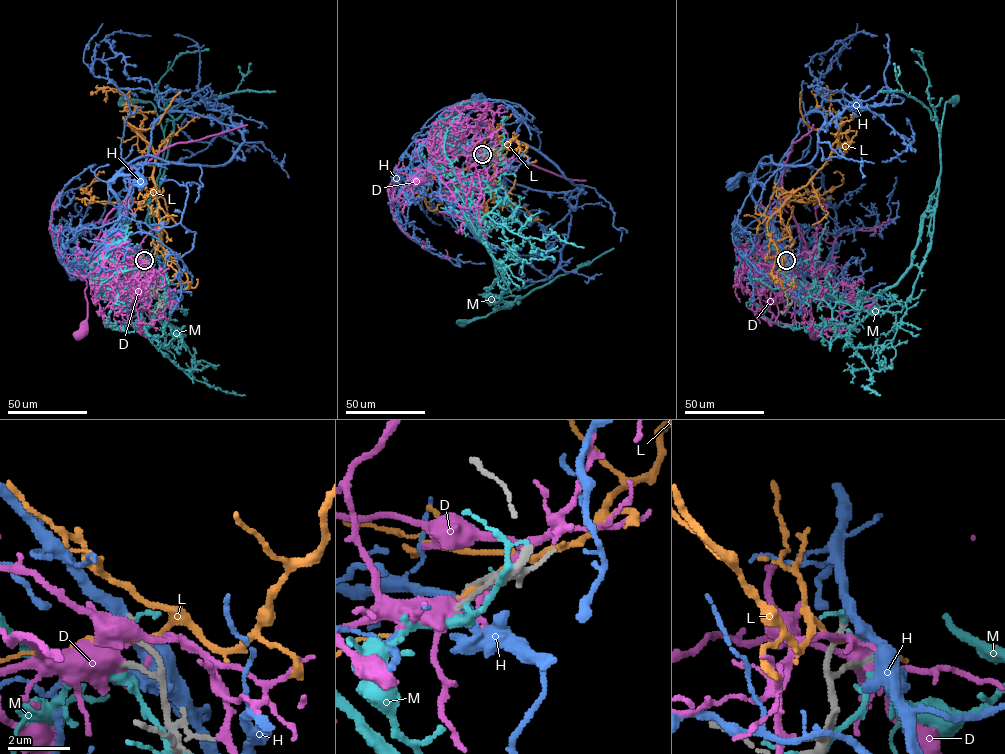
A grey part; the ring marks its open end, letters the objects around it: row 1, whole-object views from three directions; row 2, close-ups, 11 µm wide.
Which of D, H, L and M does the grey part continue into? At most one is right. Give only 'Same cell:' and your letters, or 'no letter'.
Same cell: no letter

